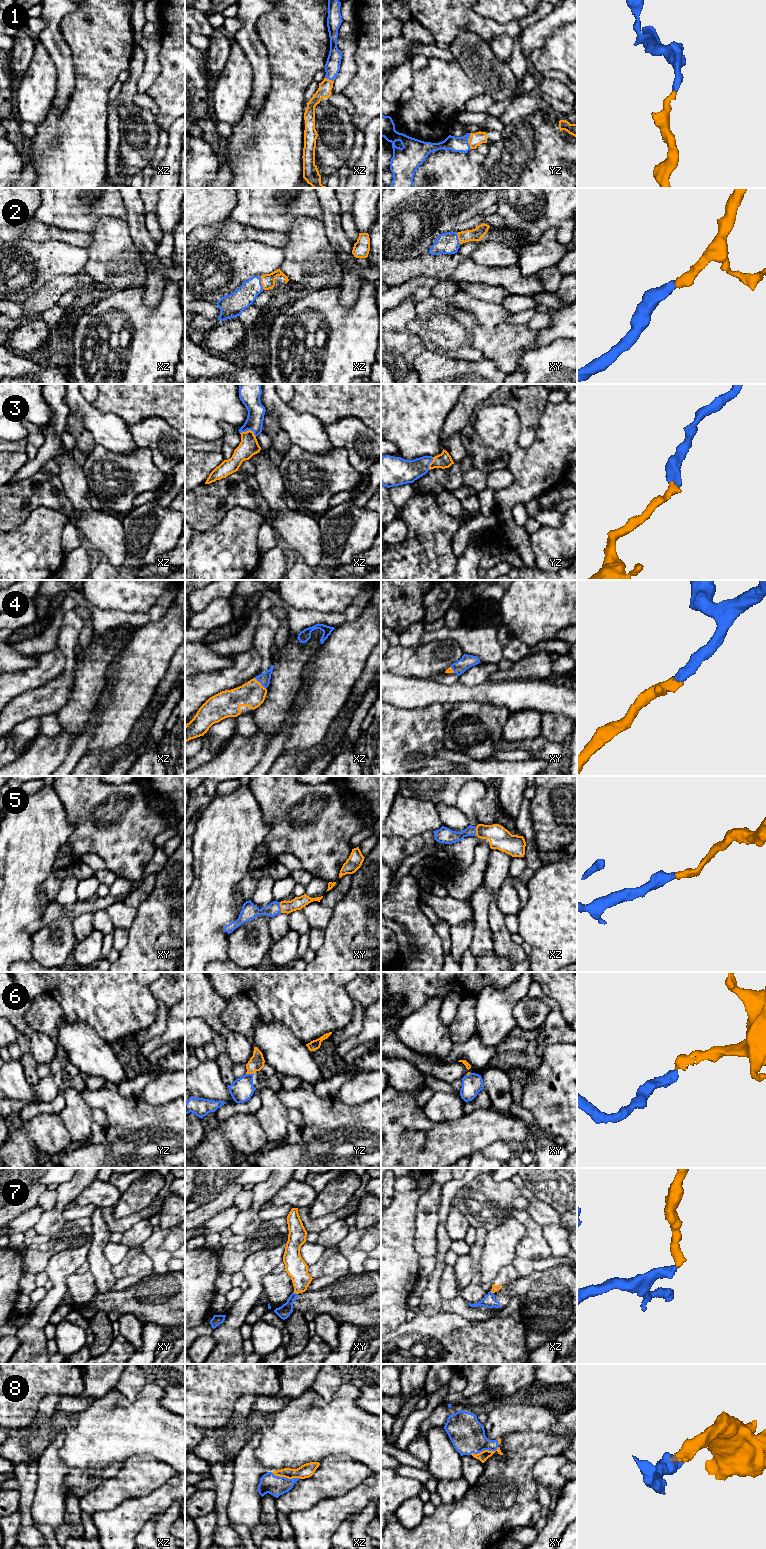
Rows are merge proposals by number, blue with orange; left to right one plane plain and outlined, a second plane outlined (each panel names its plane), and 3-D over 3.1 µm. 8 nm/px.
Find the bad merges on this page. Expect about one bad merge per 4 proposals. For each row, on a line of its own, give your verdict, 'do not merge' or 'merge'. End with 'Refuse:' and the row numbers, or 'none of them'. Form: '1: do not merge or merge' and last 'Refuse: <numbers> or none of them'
1: merge
2: merge
3: merge
4: merge
5: merge
6: merge
7: do not merge
8: merge
Refuse: 7

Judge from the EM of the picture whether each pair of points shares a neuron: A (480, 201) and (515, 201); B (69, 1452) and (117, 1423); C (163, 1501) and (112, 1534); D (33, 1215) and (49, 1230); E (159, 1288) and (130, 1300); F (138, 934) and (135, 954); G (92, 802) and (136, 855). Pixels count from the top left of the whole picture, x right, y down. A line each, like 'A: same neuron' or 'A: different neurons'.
A: different neurons
B: same neuron
C: same neuron
D: different neurons
E: same neuron
F: same neuron
G: same neuron

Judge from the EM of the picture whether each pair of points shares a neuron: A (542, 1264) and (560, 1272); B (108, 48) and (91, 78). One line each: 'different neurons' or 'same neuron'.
A: different neurons
B: same neuron

